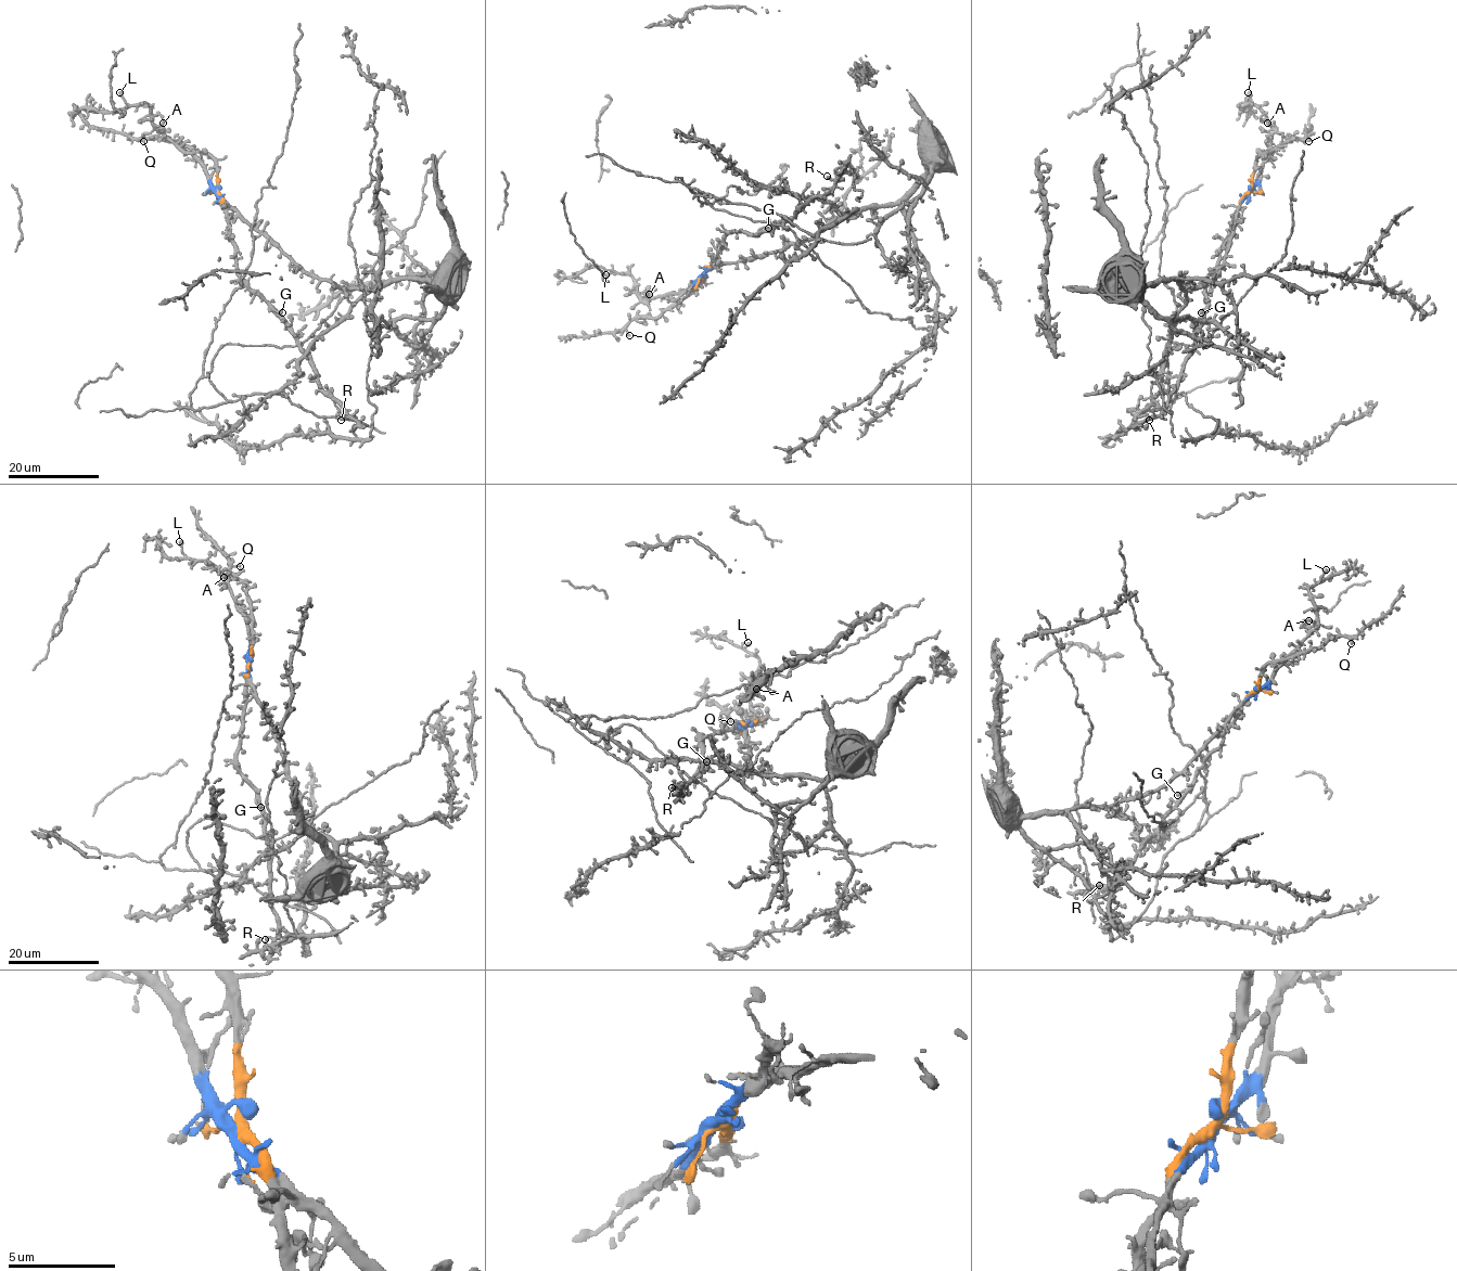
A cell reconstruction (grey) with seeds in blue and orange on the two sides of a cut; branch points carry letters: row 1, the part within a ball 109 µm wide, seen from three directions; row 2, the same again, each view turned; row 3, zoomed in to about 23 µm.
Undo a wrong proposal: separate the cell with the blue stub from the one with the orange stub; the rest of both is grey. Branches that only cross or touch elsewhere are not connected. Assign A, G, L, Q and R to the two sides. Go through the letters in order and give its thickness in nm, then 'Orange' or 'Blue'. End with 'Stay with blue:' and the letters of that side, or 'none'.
A: Thickness 200 nm. Blue
G: Thickness 440 nm. Orange
L: Thickness 480 nm. Blue
Q: Thickness 240 nm. Orange
R: Thickness 360 nm. Orange
Stay with blue: A, L

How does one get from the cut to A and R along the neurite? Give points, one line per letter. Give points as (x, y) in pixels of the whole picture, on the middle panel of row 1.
A: (704, 277), (680, 293), (641, 298), (649, 294)
R: (704, 277), (721, 248), (721, 240), (731, 232), (766, 232), (787, 221), (802, 206), (834, 184), (827, 176)

